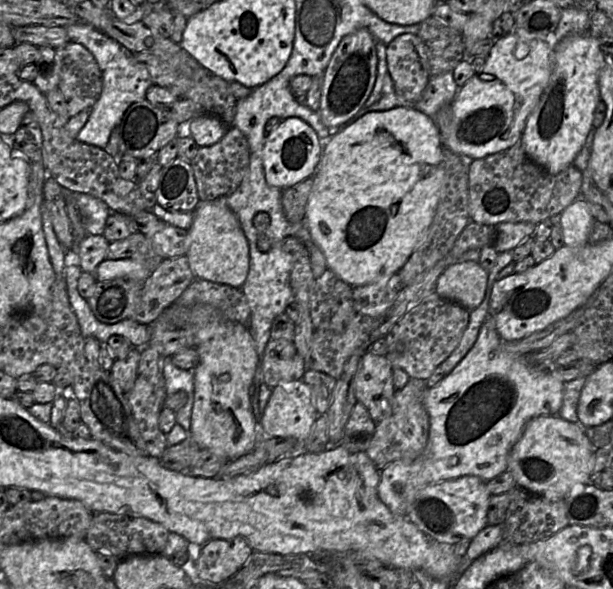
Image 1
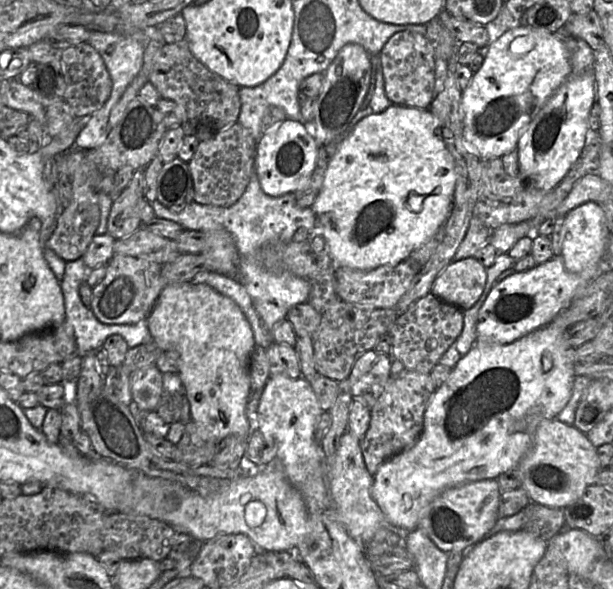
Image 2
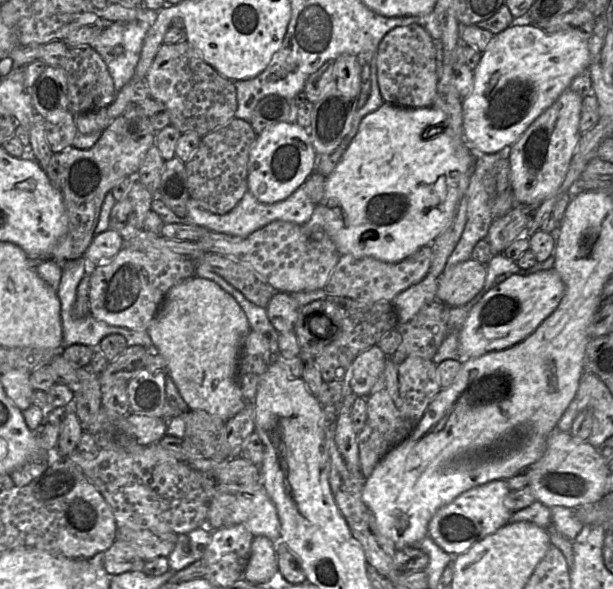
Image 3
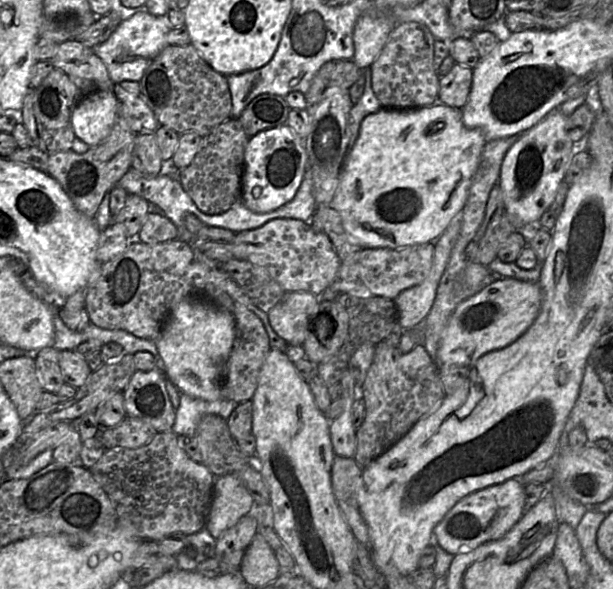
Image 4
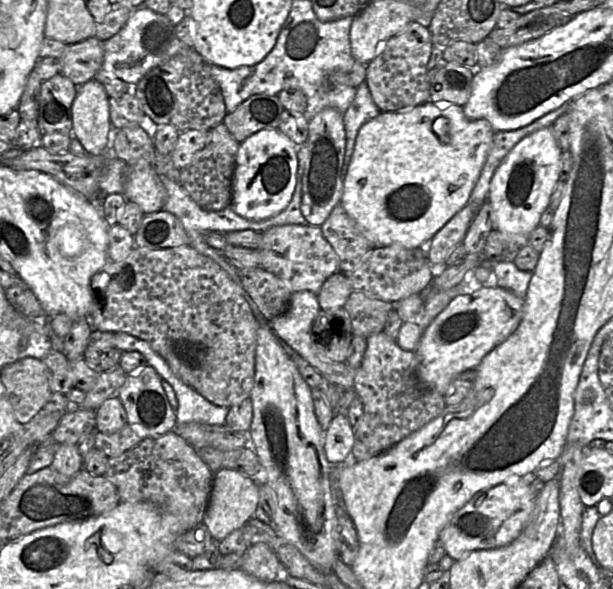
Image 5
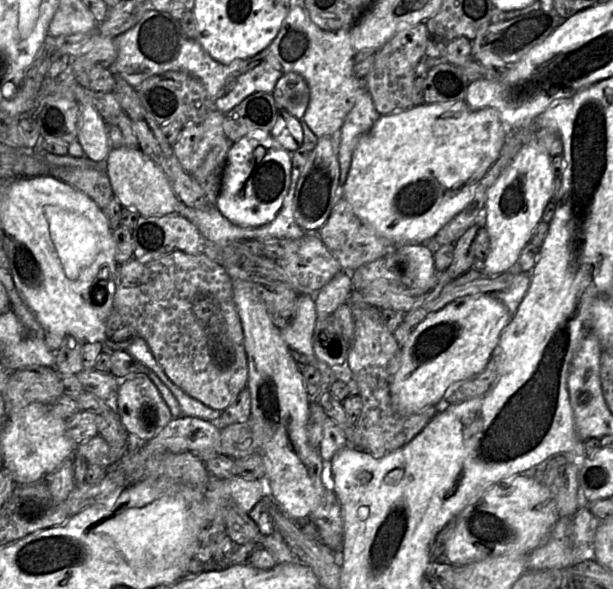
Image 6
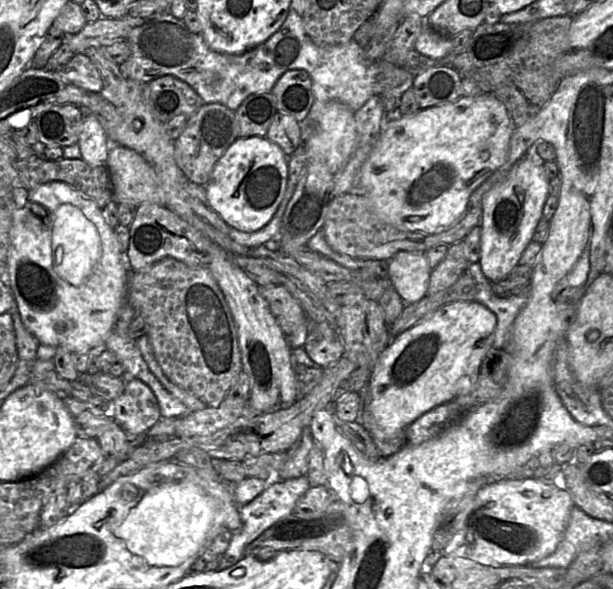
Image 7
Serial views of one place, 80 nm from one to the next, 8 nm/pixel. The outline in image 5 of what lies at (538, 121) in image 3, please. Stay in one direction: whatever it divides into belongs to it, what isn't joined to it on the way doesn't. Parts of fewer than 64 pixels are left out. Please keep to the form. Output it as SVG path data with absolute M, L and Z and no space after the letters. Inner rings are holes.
M545 127L517 143L494 174L487 199L493 229L507 235L519 248L529 244L530 235L540 225L541 215L550 204L559 180L561 155L551 127Z

